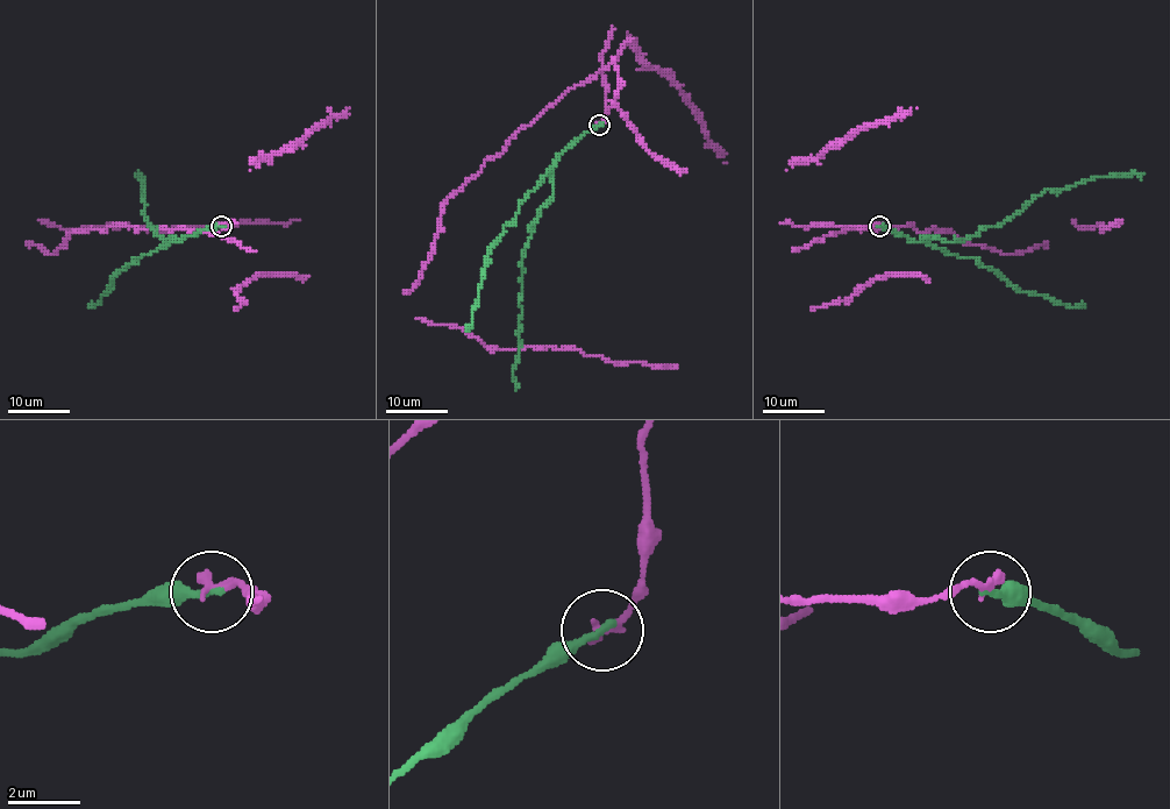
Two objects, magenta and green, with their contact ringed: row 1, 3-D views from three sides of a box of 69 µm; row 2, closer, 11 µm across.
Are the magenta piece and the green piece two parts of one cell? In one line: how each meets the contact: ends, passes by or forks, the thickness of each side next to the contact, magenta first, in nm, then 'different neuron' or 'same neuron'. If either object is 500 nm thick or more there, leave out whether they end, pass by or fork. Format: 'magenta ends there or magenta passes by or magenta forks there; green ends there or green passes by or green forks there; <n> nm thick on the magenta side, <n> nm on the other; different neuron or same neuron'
magenta ends there; green ends there; 280 nm thick on the magenta side, 240 nm on the other; same neuron

